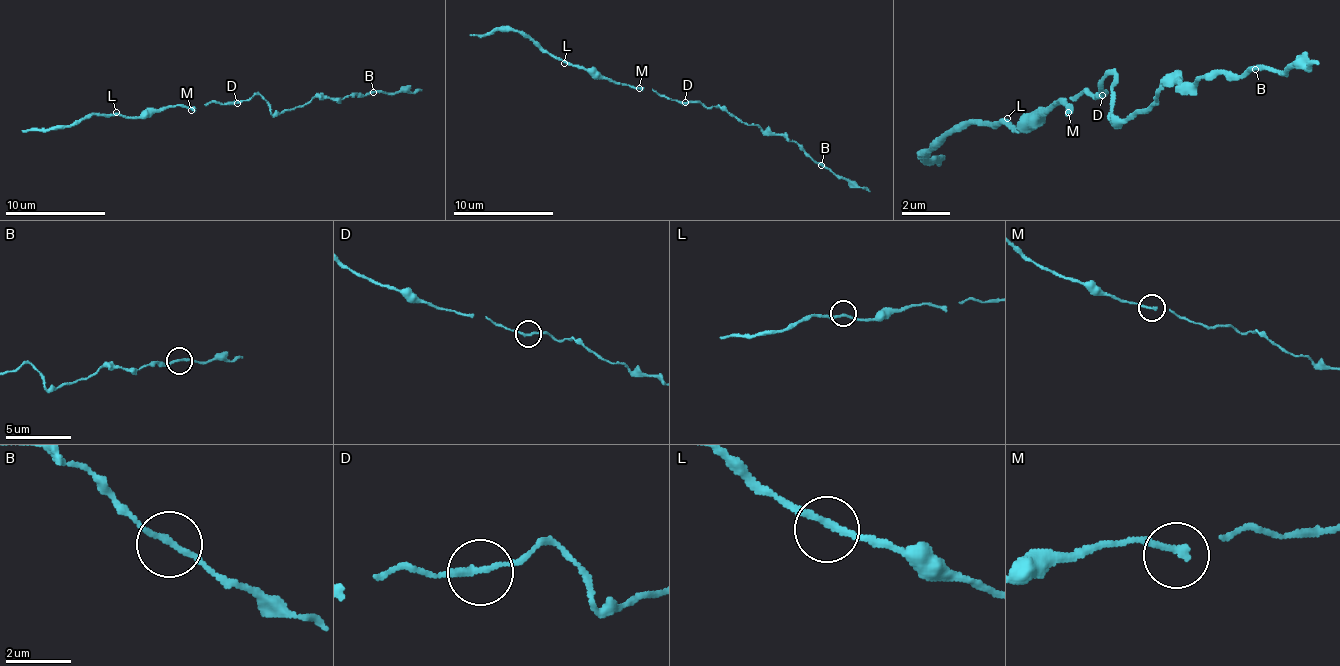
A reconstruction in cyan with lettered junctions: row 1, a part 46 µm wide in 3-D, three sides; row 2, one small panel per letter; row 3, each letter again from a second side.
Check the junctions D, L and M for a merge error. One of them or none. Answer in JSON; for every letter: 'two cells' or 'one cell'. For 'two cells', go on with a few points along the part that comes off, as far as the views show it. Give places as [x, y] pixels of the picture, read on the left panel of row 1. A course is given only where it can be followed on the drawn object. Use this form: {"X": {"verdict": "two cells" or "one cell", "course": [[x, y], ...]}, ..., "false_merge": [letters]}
{"D": {"verdict": "one cell"}, "L": {"verdict": "one cell"}, "M": {"verdict": "one cell"}, "false_merge": []}

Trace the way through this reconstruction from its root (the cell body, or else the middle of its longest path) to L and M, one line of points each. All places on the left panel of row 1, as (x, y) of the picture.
L: (228, 102), (206, 102), (196, 107), (173, 105), (146, 110), (138, 117), (116, 112)
M: (228, 102), (206, 102), (191, 110)

